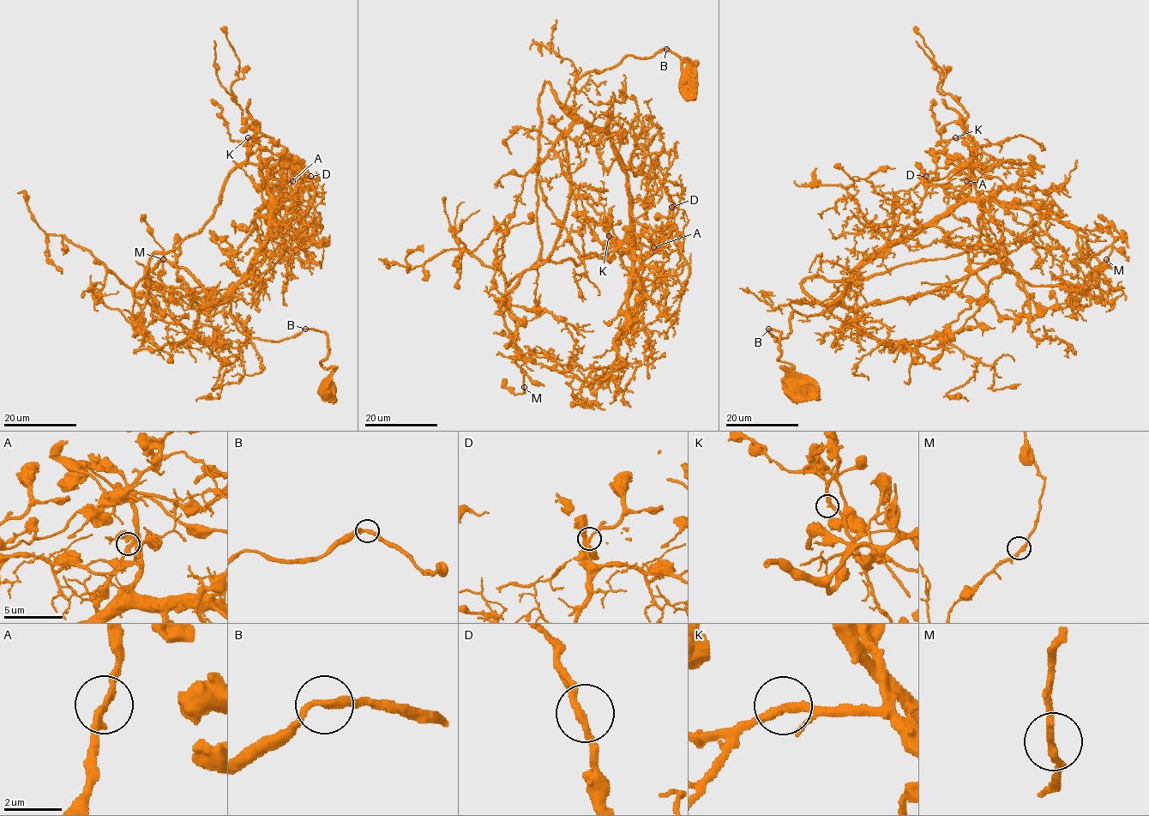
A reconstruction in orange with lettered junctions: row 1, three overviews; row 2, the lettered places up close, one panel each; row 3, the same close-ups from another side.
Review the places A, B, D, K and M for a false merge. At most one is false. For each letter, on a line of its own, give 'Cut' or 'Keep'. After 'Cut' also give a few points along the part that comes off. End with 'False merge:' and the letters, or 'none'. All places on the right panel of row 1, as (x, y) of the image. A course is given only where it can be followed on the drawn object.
A: Keep
B: Keep
D: Keep
K: Keep
M: Keep
False merge: none

